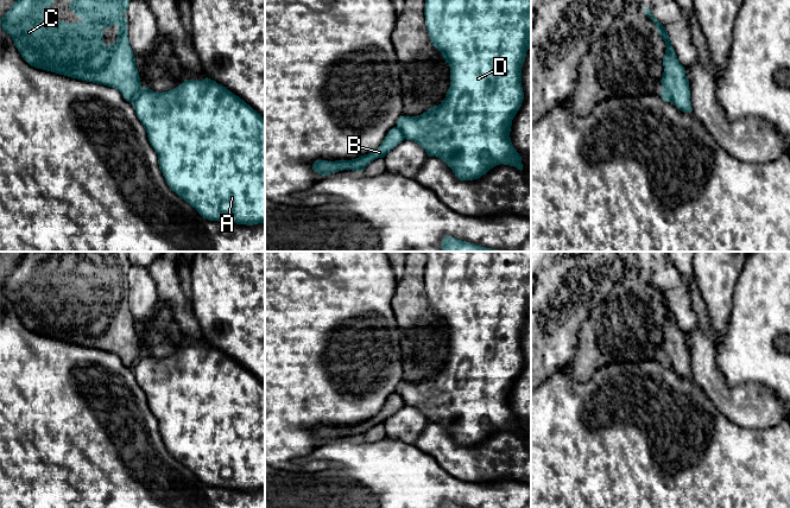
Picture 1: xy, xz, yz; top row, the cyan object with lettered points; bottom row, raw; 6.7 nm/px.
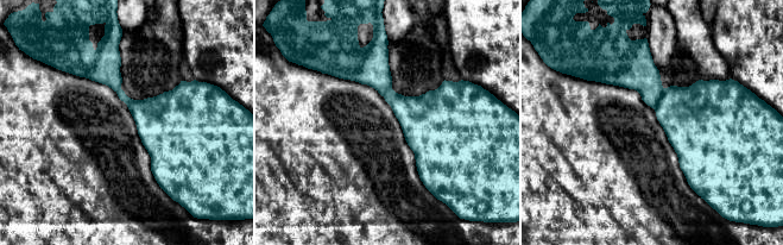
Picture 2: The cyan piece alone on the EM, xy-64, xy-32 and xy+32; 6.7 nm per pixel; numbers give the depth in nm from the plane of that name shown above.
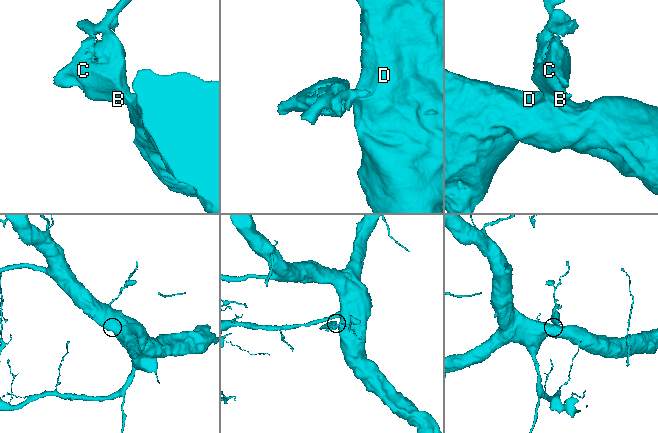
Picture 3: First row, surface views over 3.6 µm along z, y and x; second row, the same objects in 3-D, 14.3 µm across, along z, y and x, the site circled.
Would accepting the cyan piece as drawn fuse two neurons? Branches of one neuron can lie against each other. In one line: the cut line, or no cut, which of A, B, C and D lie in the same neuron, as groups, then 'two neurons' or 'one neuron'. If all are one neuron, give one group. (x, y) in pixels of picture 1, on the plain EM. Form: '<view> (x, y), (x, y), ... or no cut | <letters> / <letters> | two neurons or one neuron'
xy (141, 354), (131, 368) | A D / B C | two neurons

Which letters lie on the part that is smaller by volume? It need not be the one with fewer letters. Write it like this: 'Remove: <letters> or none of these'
Remove: B, C

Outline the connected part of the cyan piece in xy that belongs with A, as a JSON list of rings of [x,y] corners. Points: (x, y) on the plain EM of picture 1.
[[[206,343],[158,358],[141,354],[132,370],[173,458],[203,484],[265,489],[265,385]]]

